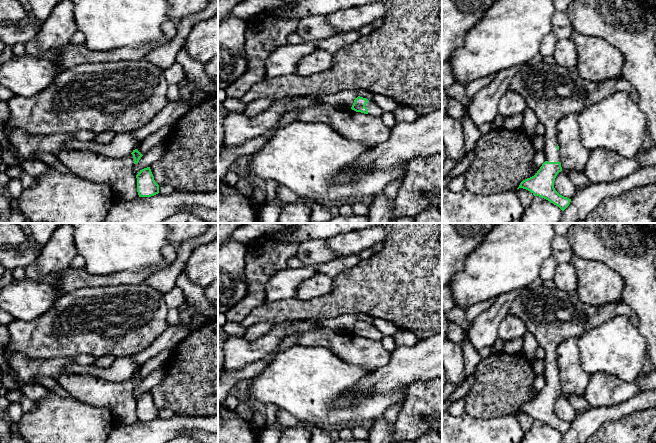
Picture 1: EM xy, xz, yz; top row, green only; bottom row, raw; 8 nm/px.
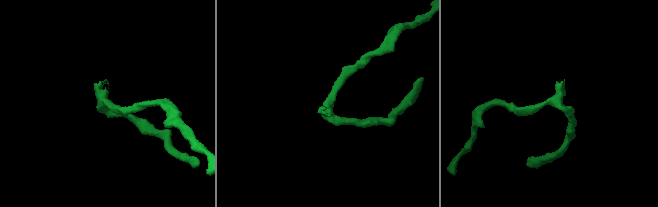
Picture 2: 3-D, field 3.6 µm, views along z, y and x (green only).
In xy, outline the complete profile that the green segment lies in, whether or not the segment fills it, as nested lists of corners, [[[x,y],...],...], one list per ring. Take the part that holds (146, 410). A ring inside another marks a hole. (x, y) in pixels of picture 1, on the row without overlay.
[[[150,391],[140,394],[136,402],[139,421],[151,421],[159,417],[159,409],[155,406]]]

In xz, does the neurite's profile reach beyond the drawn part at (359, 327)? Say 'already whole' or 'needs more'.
needs more

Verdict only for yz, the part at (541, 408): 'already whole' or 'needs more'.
needs more

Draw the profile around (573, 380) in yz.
[[[568,338],[557,349],[557,365],[562,393],[584,397],[589,375],[581,367],[578,338]]]

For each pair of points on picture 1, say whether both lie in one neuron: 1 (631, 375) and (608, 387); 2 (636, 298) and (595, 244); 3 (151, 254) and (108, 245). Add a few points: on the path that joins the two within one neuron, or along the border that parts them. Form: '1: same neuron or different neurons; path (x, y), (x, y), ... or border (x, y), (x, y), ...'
1: different neurons; border (600, 371), (610, 373), (625, 381), (636, 381)
2: same neuron; path (636, 283), (636, 279), (610, 253)
3: same neuron; path (140, 249), (136, 245), (119, 245)

